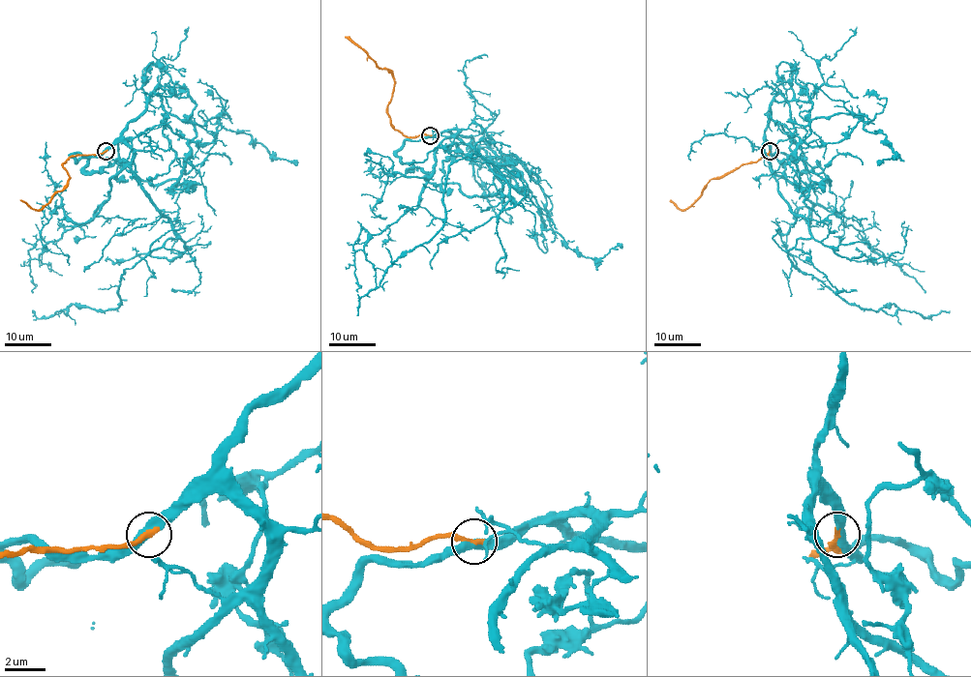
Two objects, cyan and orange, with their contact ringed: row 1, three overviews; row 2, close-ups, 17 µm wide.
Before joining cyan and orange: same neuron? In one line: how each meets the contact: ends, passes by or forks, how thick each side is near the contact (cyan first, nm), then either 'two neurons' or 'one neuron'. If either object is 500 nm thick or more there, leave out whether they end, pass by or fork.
cyan passes by | orange ends | 440/320 nm | one neuron

